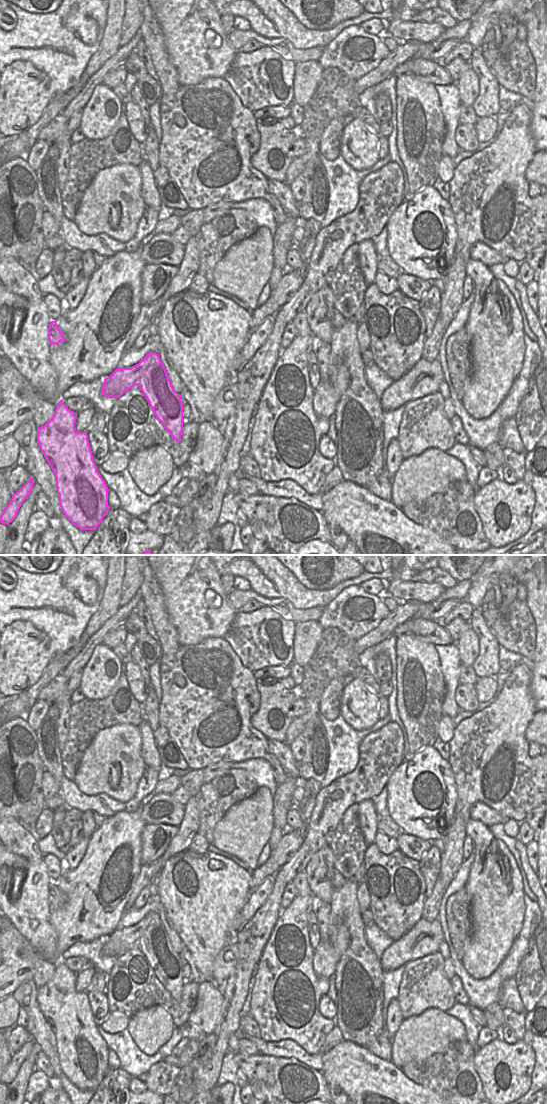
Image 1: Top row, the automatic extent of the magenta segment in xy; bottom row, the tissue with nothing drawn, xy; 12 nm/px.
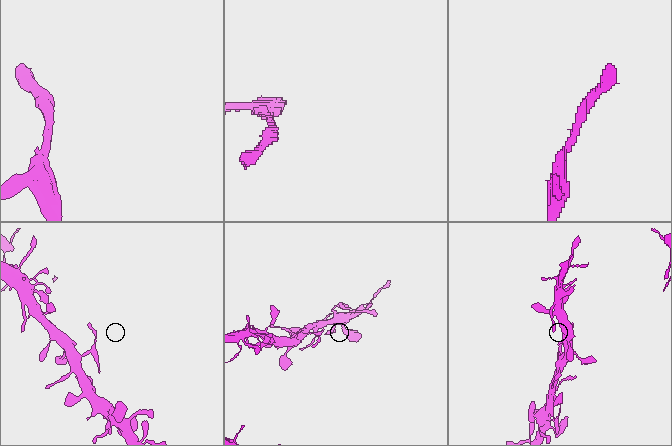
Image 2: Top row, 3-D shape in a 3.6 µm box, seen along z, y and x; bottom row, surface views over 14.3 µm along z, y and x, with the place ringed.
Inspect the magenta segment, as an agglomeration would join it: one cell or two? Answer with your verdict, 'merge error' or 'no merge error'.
merge error

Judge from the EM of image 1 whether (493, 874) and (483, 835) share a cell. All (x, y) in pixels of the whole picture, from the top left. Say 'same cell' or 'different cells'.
same cell

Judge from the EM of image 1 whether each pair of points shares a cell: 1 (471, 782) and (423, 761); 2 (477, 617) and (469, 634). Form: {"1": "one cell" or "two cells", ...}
{"1": "two cells", "2": "two cells"}

